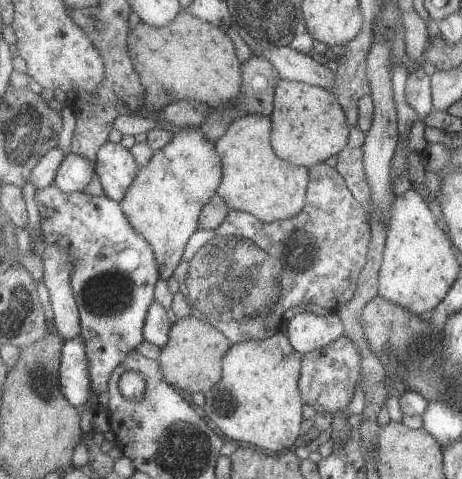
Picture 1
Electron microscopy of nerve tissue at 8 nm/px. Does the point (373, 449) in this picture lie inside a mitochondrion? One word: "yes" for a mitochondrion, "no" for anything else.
no

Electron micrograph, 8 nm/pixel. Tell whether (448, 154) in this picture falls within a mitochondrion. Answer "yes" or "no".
no

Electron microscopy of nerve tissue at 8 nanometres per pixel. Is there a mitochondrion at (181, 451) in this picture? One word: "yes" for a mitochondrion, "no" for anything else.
yes

